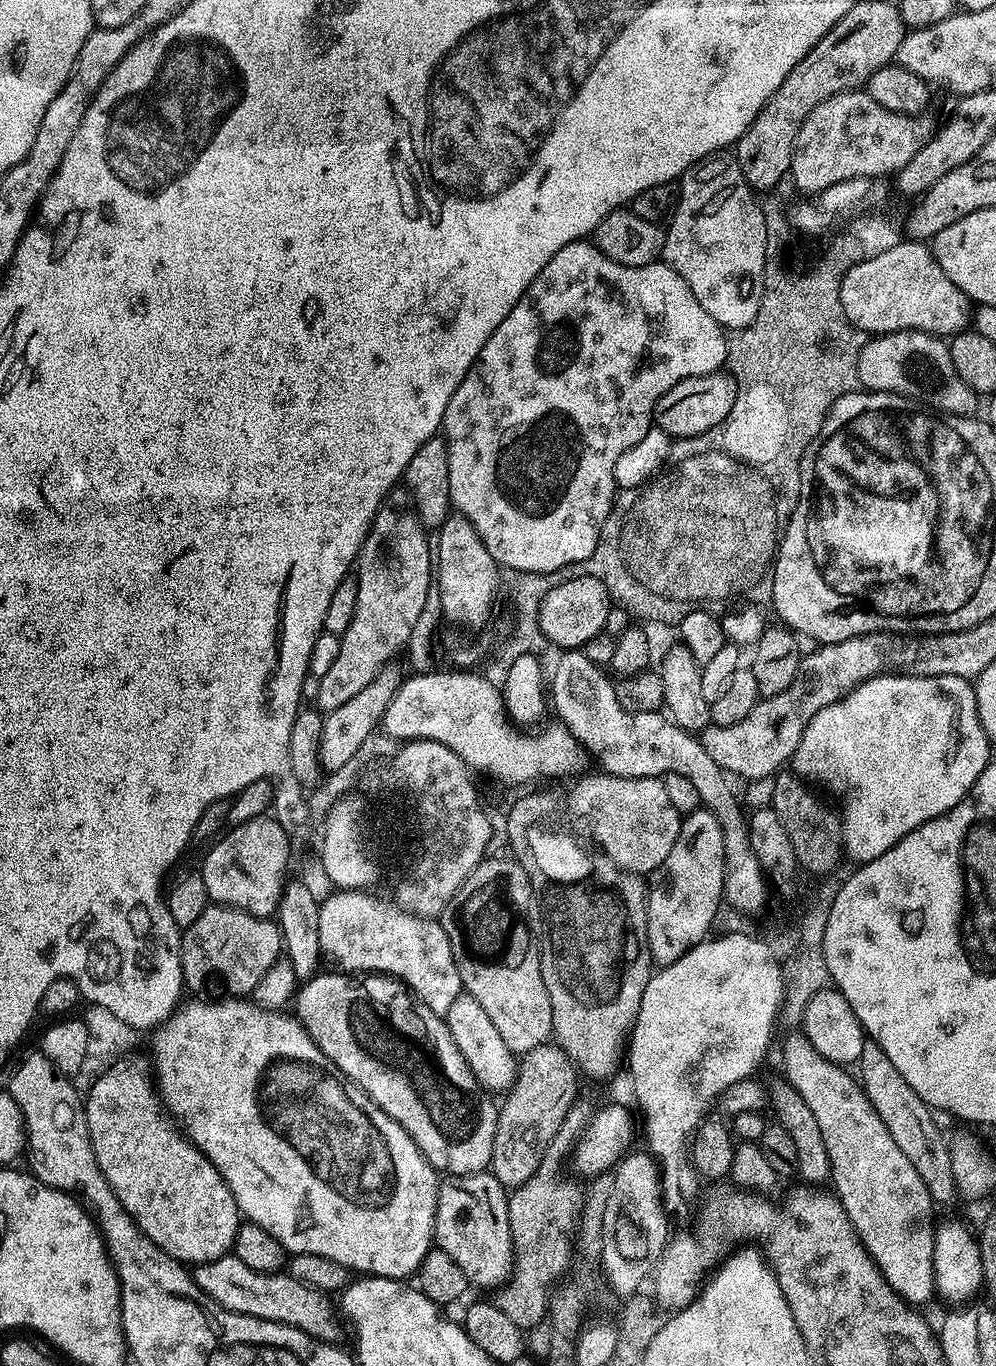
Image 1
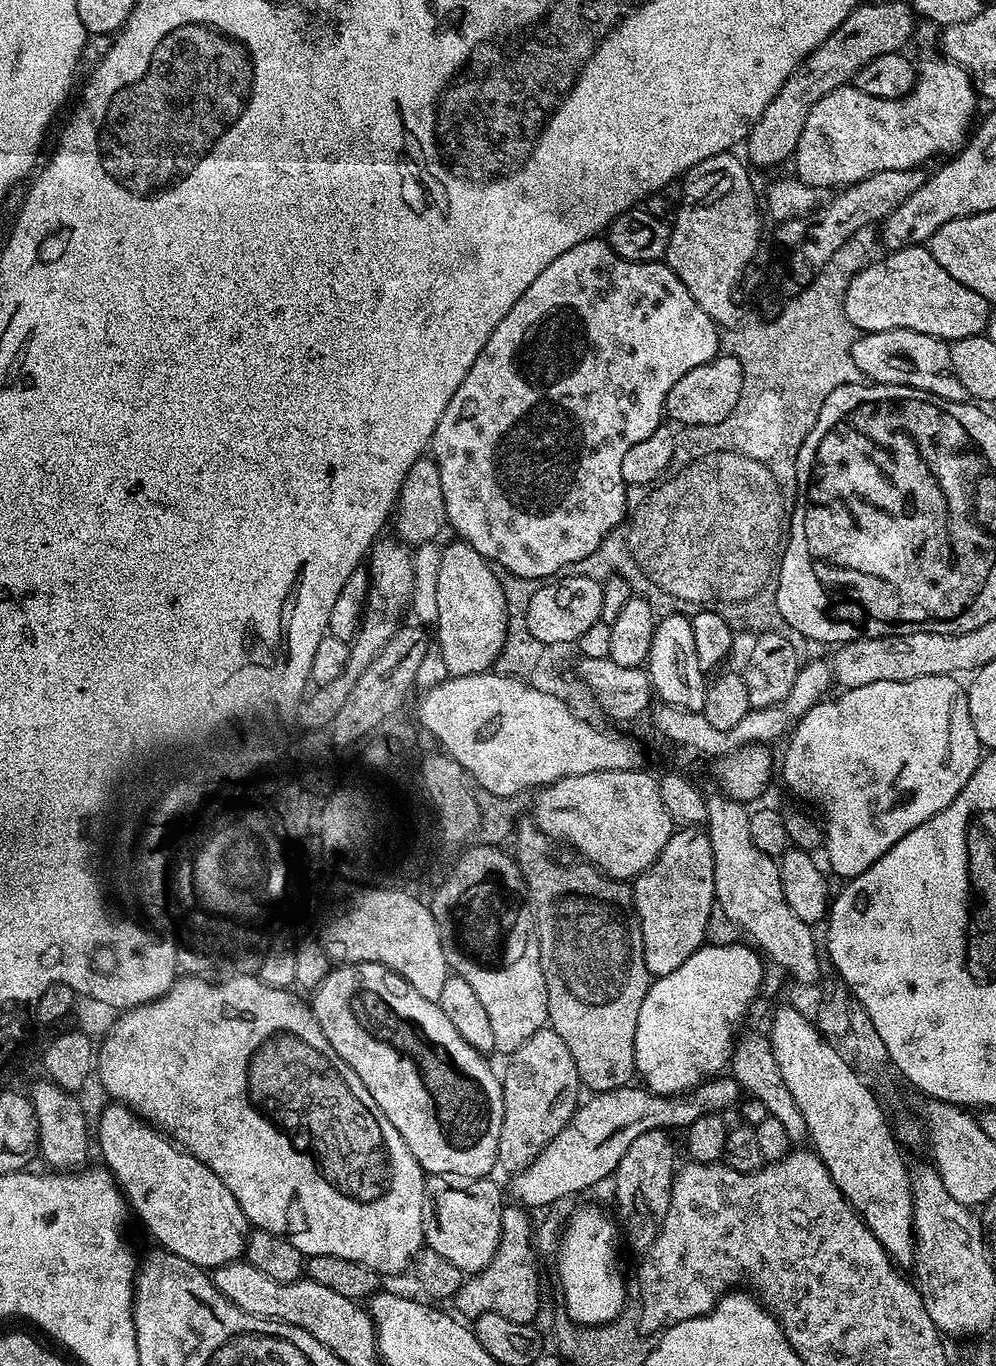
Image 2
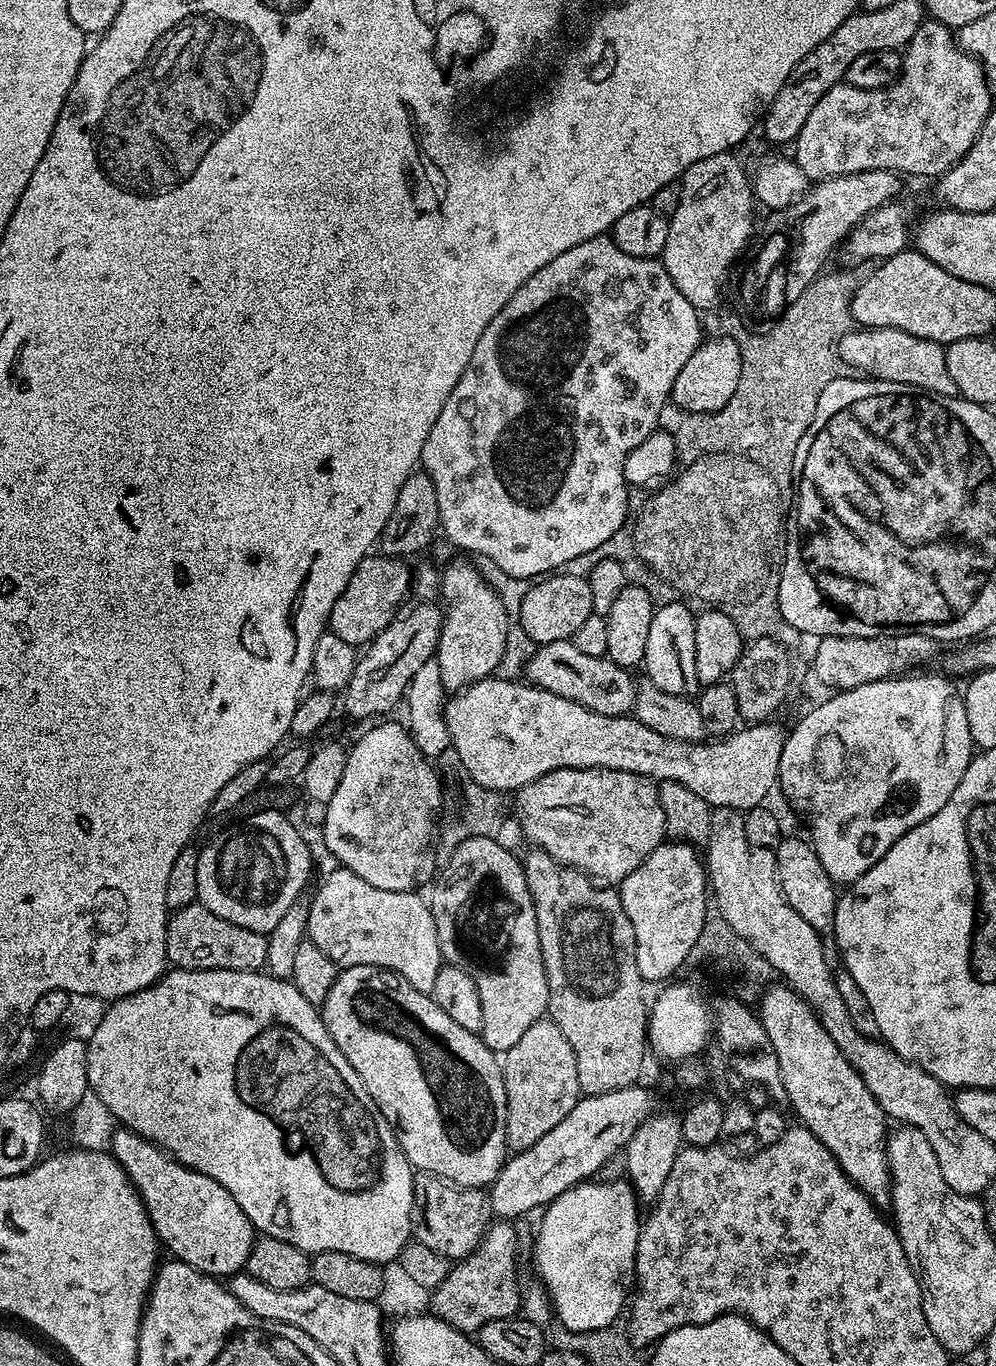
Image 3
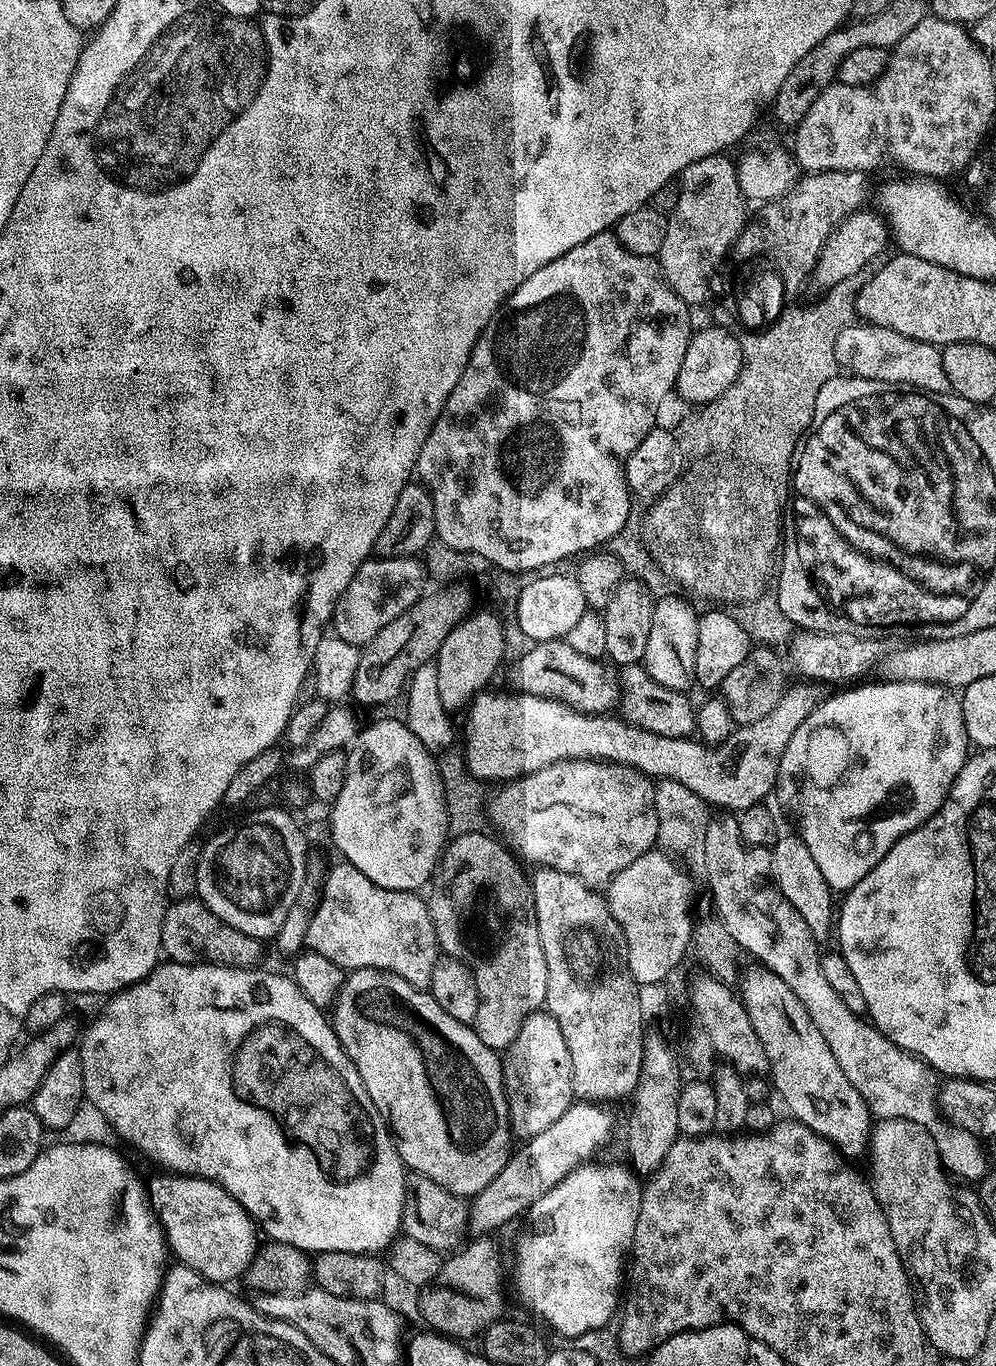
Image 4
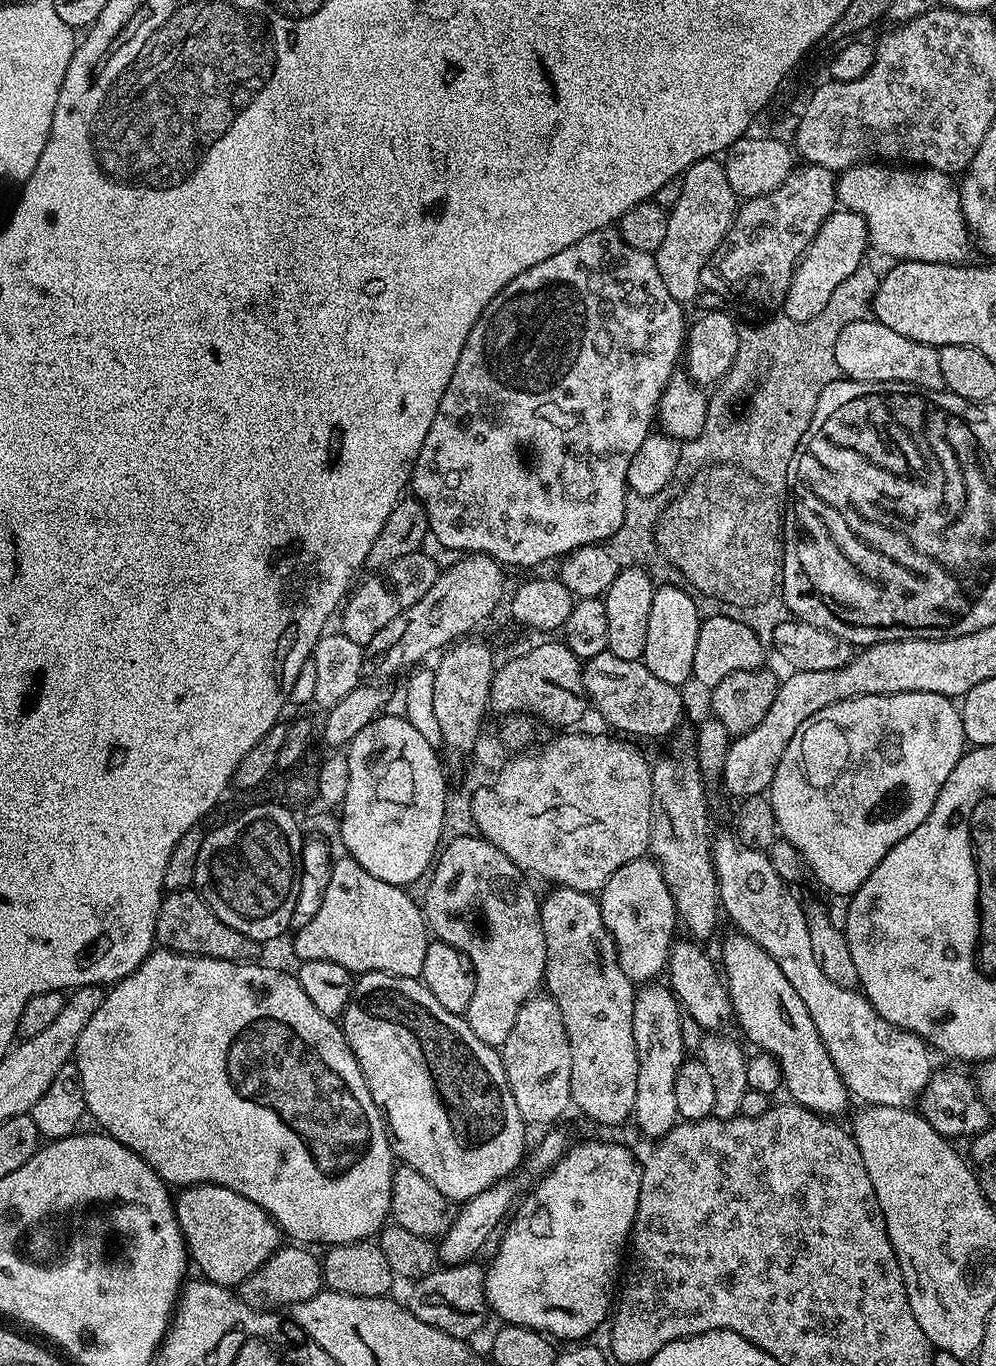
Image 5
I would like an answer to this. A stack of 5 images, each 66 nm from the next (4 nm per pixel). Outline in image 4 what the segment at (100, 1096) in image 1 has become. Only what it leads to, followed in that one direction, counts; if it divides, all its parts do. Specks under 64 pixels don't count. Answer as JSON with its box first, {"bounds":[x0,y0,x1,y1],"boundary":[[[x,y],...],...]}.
{"bounds":[147,1174,258,1285],"boundary":[[[164,1174],[147,1181],[148,1198],[152,1202],[160,1225],[164,1227],[164,1239],[167,1240],[171,1255],[179,1263],[193,1268],[202,1278],[211,1280],[214,1284],[231,1285],[231,1280],[239,1281],[244,1271],[250,1266],[258,1251],[258,1225],[249,1216],[247,1210],[234,1199],[222,1186],[212,1180],[203,1180],[197,1176],[178,1176]]]}

